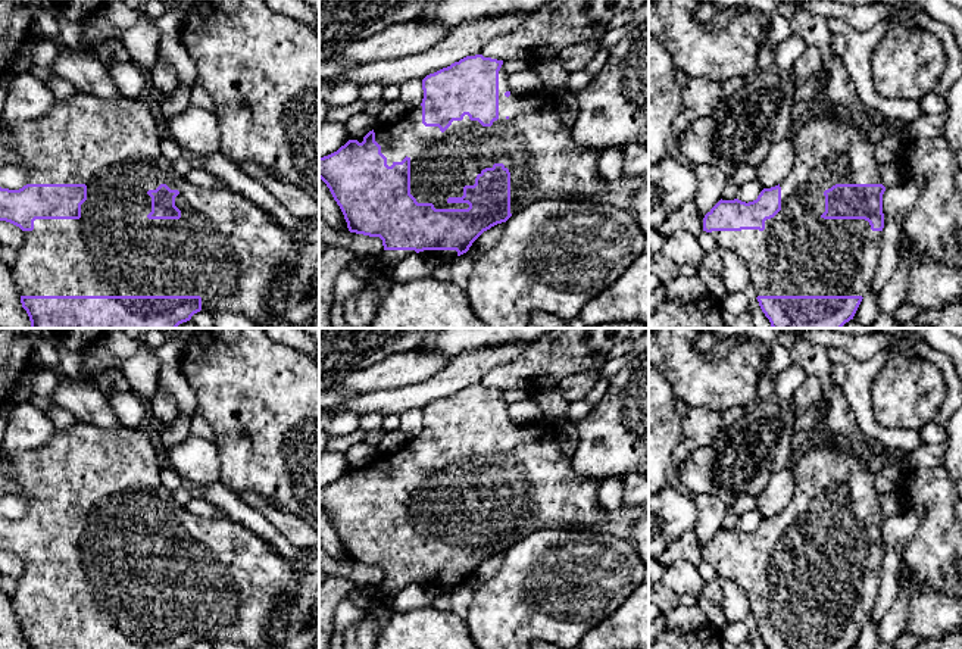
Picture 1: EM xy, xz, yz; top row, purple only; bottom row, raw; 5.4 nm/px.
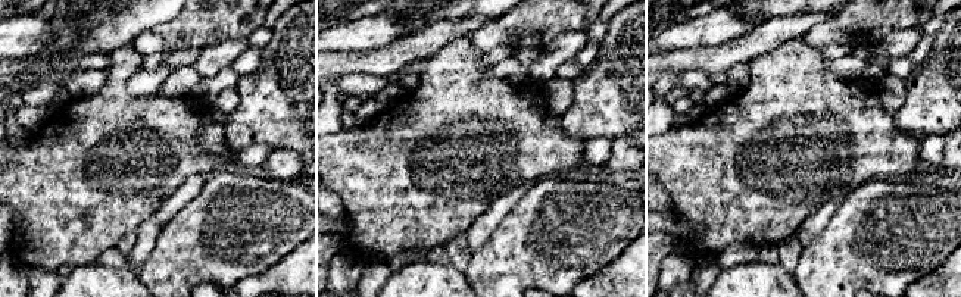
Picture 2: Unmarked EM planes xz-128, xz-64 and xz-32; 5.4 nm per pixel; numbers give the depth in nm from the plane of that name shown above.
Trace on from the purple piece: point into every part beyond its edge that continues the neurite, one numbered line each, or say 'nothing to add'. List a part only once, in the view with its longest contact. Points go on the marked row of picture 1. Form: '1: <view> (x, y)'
1: xz (537, 147)

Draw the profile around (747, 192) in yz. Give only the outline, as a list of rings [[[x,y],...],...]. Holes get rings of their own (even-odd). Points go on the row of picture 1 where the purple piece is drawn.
[[[752,180],[737,187],[735,199],[749,203],[756,200],[762,190],[758,180]]]

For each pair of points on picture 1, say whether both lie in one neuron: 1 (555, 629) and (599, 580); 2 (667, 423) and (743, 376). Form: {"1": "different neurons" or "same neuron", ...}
{"1": "same neuron", "2": "different neurons"}

